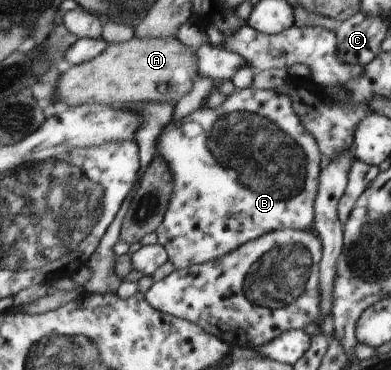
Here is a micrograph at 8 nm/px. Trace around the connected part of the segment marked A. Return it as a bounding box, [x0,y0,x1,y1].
[54,36,198,110]

